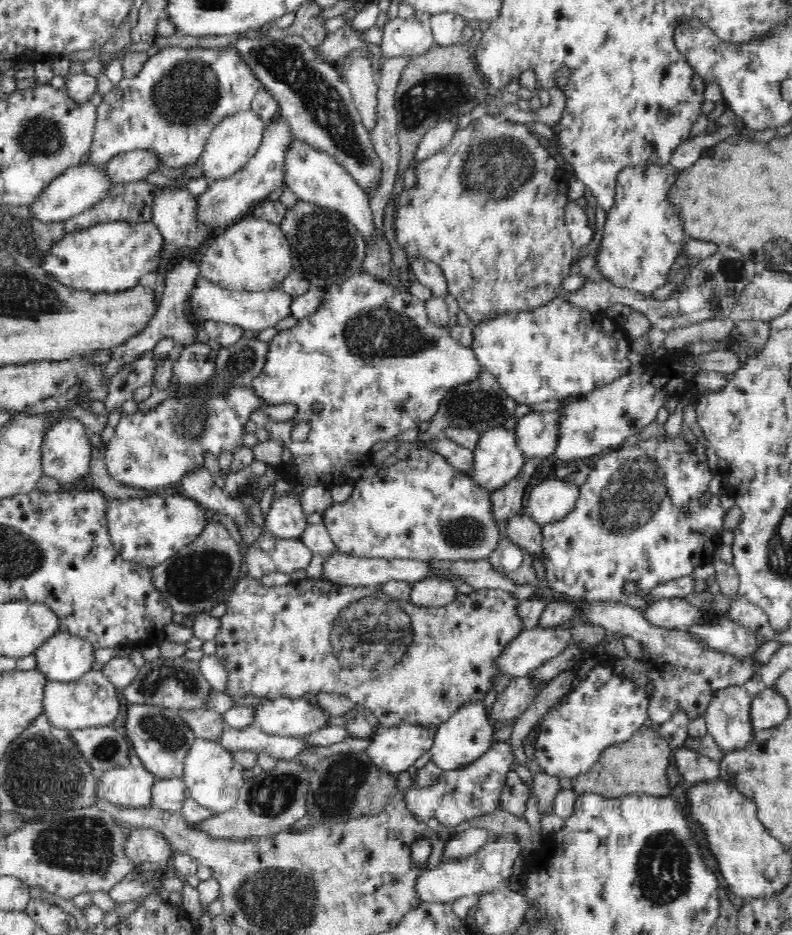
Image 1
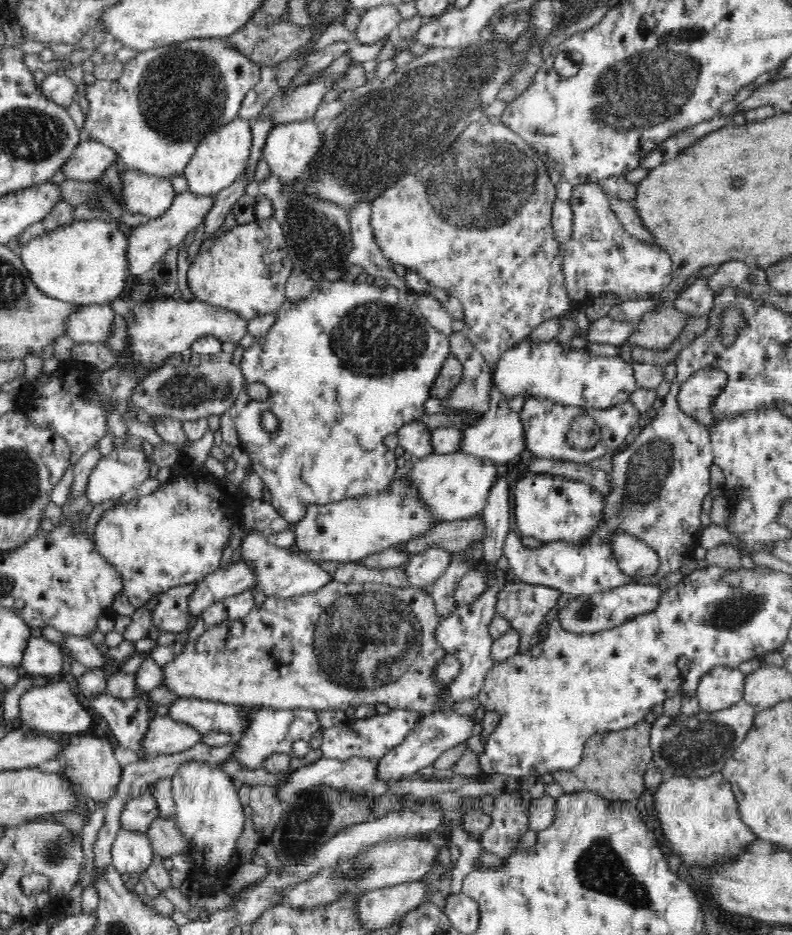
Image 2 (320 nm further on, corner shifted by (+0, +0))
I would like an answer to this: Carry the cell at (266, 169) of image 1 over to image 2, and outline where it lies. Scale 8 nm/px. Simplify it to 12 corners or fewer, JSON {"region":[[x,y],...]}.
{"region":[[178,193],[169,212],[132,228],[131,274],[202,226],[216,196]]}

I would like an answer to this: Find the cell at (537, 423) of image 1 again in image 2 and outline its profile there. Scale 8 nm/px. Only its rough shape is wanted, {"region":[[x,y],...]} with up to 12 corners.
{"region":[[492,388],[462,450],[498,464],[526,450],[520,413]]}

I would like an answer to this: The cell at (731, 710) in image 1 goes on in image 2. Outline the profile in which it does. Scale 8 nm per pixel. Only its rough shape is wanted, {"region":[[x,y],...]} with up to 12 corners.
{"region":[[714,667],[697,699],[706,714],[726,711],[745,696],[738,667]]}

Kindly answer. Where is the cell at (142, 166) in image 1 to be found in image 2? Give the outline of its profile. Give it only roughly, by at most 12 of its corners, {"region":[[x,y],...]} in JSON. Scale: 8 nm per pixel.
{"region":[[93,139],[62,164],[65,178],[98,181],[118,153]]}

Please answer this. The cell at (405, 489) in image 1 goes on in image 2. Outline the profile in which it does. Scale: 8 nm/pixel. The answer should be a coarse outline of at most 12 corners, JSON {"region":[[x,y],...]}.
{"region":[[411,461],[380,492],[310,506],[292,528],[318,563],[358,561],[438,522]]}

